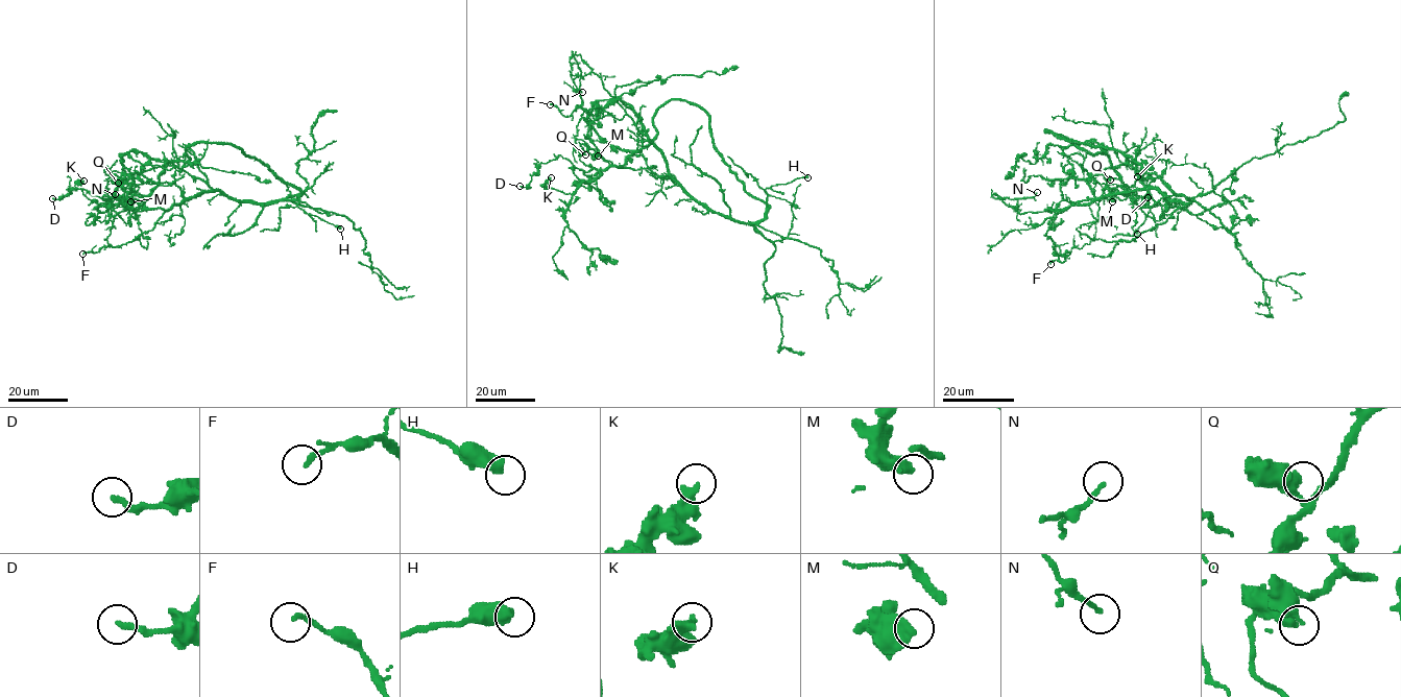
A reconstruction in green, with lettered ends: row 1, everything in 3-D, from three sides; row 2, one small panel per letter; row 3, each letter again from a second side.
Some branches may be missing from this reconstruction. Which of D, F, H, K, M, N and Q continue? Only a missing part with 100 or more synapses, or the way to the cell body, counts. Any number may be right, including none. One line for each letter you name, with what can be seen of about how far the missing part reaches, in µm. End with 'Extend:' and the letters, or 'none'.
Extend: none

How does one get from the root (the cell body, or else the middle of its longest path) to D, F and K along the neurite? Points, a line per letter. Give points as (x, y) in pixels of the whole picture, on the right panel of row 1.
D: (1061, 139), (1045, 131), (1108, 155), (1124, 193), (1131, 194), (1120, 199), (1111, 193), (1120, 186), (1148, 197)
F: (1061, 139), (1045, 131), (1106, 153), (1063, 150), (1067, 200), (1045, 210), (1045, 235), (1065, 260), (1051, 264)
K: (1061, 139), (1045, 131), (1107, 154), (1124, 193), (1139, 205), (1153, 206), (1146, 182), (1137, 176)

